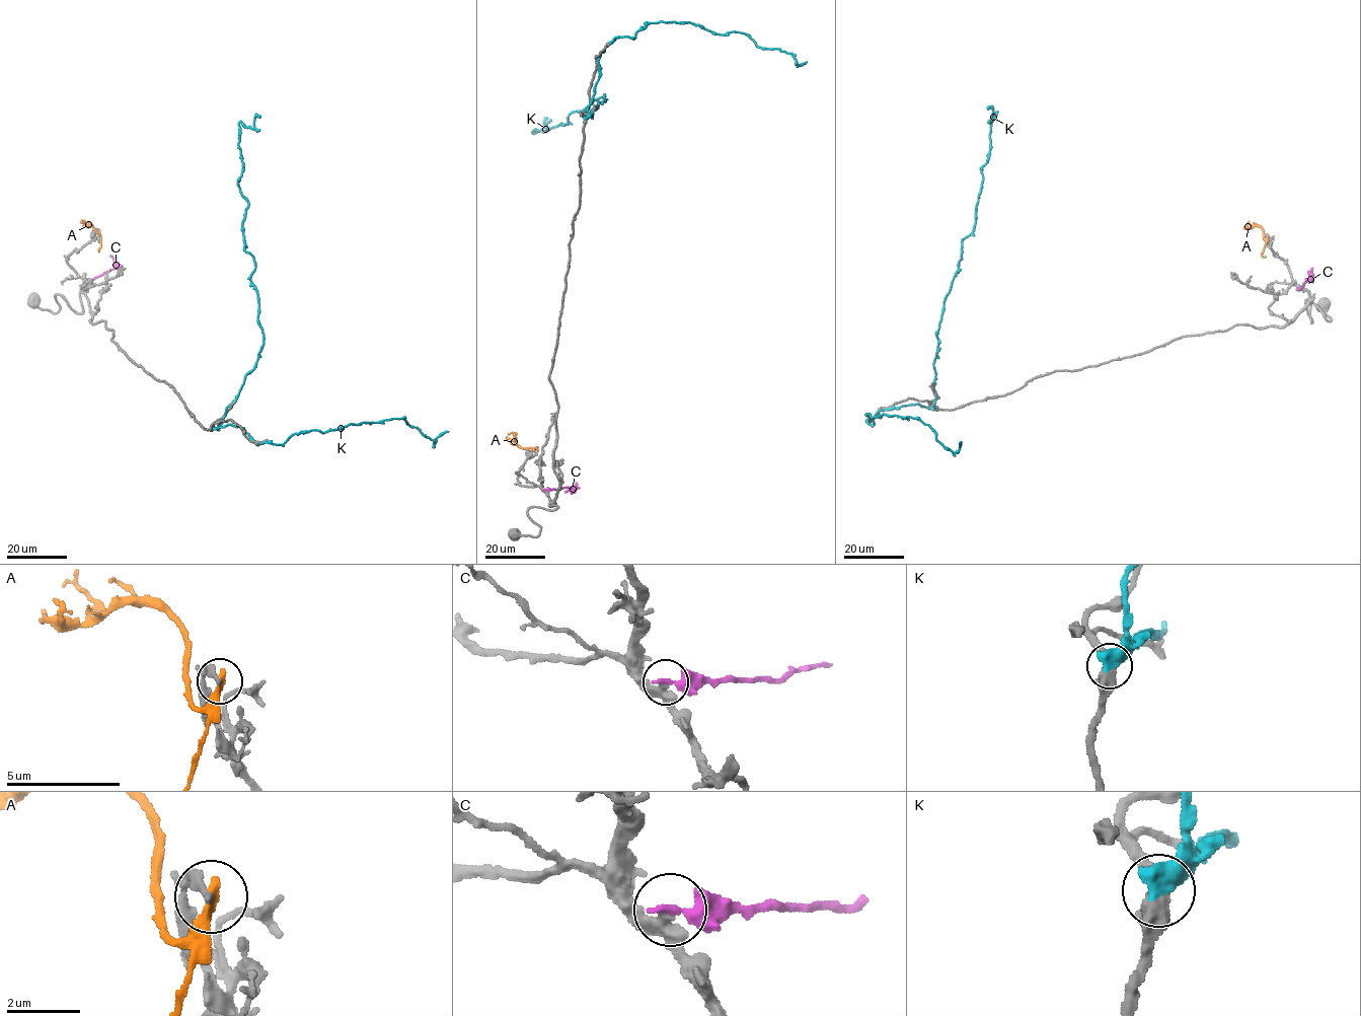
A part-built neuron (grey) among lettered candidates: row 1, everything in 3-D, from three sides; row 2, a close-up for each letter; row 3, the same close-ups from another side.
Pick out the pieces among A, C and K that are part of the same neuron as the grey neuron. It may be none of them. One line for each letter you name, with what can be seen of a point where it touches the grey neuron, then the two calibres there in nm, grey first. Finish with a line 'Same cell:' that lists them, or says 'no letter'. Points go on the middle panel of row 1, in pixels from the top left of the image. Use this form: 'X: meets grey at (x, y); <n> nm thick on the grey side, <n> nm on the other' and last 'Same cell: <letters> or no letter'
Same cell: no letter

